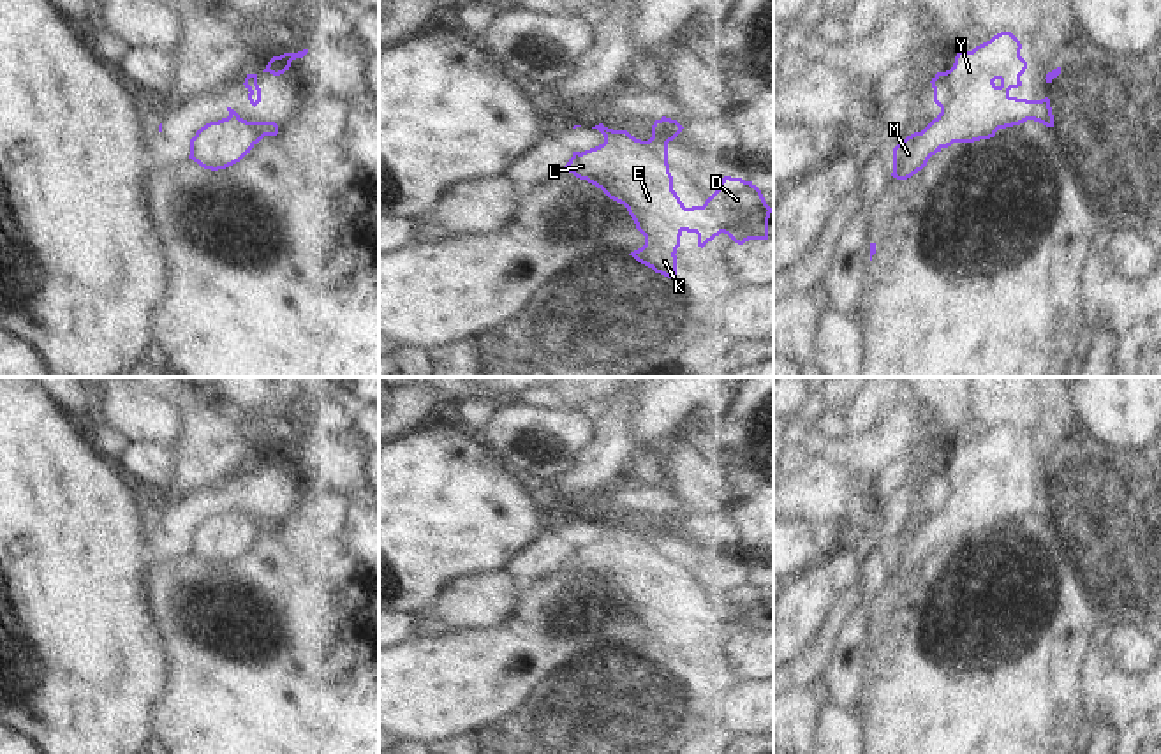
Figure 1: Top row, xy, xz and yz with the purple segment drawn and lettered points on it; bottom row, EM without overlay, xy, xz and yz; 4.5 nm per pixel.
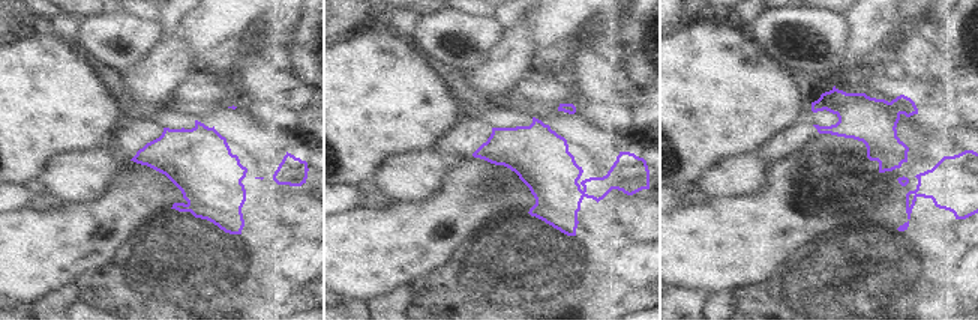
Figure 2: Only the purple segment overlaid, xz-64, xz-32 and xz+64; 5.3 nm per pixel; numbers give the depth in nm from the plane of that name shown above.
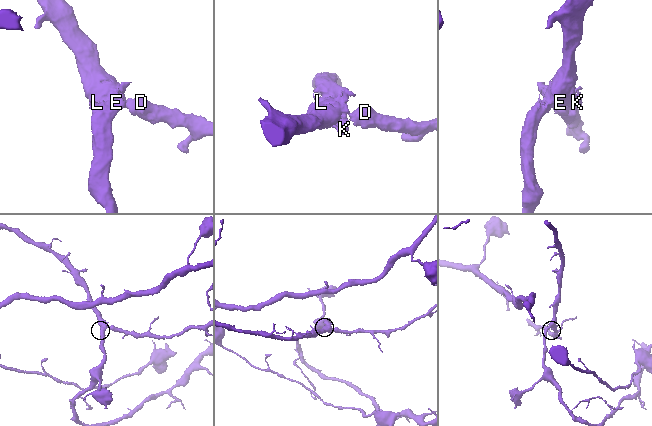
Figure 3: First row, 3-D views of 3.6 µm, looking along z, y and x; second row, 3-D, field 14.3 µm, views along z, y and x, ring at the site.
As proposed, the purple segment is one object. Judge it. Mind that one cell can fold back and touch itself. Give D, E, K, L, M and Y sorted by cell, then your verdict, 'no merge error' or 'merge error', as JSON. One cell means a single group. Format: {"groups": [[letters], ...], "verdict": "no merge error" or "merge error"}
{"groups": [["D", "E", "K", "L", "M", "Y"]], "verdict": "no merge error"}

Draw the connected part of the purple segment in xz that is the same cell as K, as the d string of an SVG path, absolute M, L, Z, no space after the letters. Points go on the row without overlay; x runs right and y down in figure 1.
M655 514L648 536L603 518L592 523L604 530L604 537L573 546L557 571L573 567L627 602L645 631L645 639L629 648L638 657L677 675L675 648L684 625L696 627L701 643L721 627L738 639L768 634L772 602L752 576L724 571L703 601L684 601L668 558L668 537L684 523L677 514Z

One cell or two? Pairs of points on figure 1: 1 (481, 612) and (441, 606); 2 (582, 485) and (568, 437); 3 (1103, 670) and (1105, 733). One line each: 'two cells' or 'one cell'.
1: one cell
2: two cells
3: two cells

